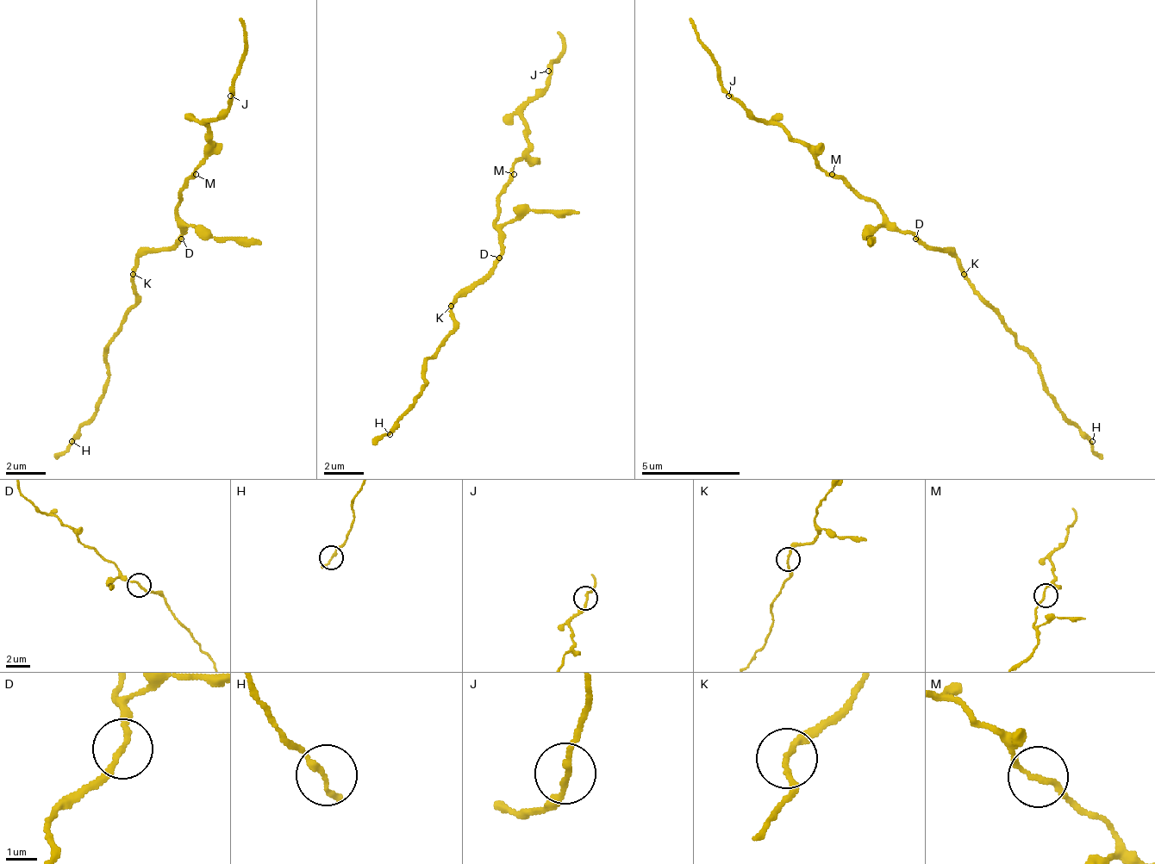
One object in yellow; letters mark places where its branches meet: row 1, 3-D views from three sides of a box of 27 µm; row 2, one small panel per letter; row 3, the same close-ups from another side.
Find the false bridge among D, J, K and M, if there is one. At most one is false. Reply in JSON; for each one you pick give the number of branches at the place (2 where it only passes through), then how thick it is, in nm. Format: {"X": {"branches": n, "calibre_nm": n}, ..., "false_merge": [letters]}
{"false_merge": []}

